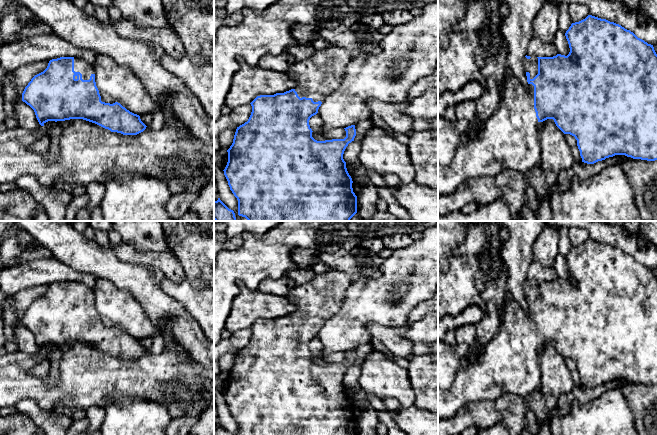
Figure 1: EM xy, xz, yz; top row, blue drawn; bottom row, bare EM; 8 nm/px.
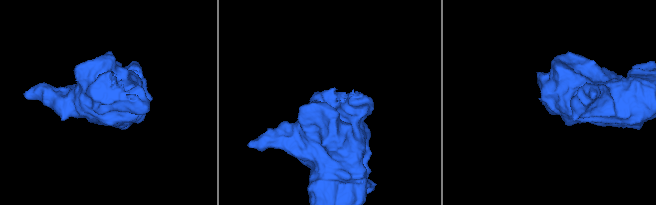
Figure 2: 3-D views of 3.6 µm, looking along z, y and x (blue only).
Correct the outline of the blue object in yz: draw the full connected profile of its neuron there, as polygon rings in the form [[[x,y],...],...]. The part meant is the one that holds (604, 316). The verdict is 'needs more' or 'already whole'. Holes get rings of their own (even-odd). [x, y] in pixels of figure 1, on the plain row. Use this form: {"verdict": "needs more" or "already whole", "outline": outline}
{"verdict": "needs more", "outline": [[[588,239],[585,243],[579,246],[572,247],[566,255],[565,260],[570,272],[570,276],[567,280],[557,278],[553,281],[530,281],[526,279],[522,283],[528,306],[526,312],[512,297],[508,296],[505,299],[503,303],[504,315],[498,332],[476,355],[476,359],[474,361],[470,359],[470,351],[468,351],[465,357],[461,358],[457,376],[449,389],[441,390],[438,388],[438,420],[453,418],[459,409],[469,403],[482,400],[496,400],[503,395],[509,394],[525,397],[531,392],[540,389],[541,369],[539,367],[539,354],[537,352],[537,347],[543,346],[547,343],[553,343],[556,350],[564,358],[570,358],[575,361],[582,386],[584,387],[594,388],[615,379],[625,379],[633,383],[647,385],[657,384],[657,278],[653,269],[638,262],[633,256],[625,253],[619,248],[592,239]]]}

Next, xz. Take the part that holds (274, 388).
{"verdict": "needs more", "outline": [[[341,271],[316,274],[311,281],[294,287],[286,295],[287,300],[297,306],[294,313],[260,319],[250,327],[251,339],[247,346],[237,351],[223,394],[230,414],[238,424],[238,435],[357,435],[353,405],[343,383],[346,371],[356,360],[355,349],[344,352],[344,363],[325,365],[315,364],[309,349],[310,342],[318,337],[325,321],[339,312],[350,285],[349,275]]]}

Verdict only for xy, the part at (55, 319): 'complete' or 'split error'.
split error

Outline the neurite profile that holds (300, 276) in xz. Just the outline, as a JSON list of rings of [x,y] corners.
[[[292,268],[285,274],[287,277],[291,278],[296,286],[304,285],[305,283],[311,281],[315,277],[315,272],[309,268]]]

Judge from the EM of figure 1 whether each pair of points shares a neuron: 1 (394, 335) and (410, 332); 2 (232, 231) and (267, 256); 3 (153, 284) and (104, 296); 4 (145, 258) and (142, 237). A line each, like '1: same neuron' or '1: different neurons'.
1: different neurons
2: different neurons
3: different neurons
4: different neurons

